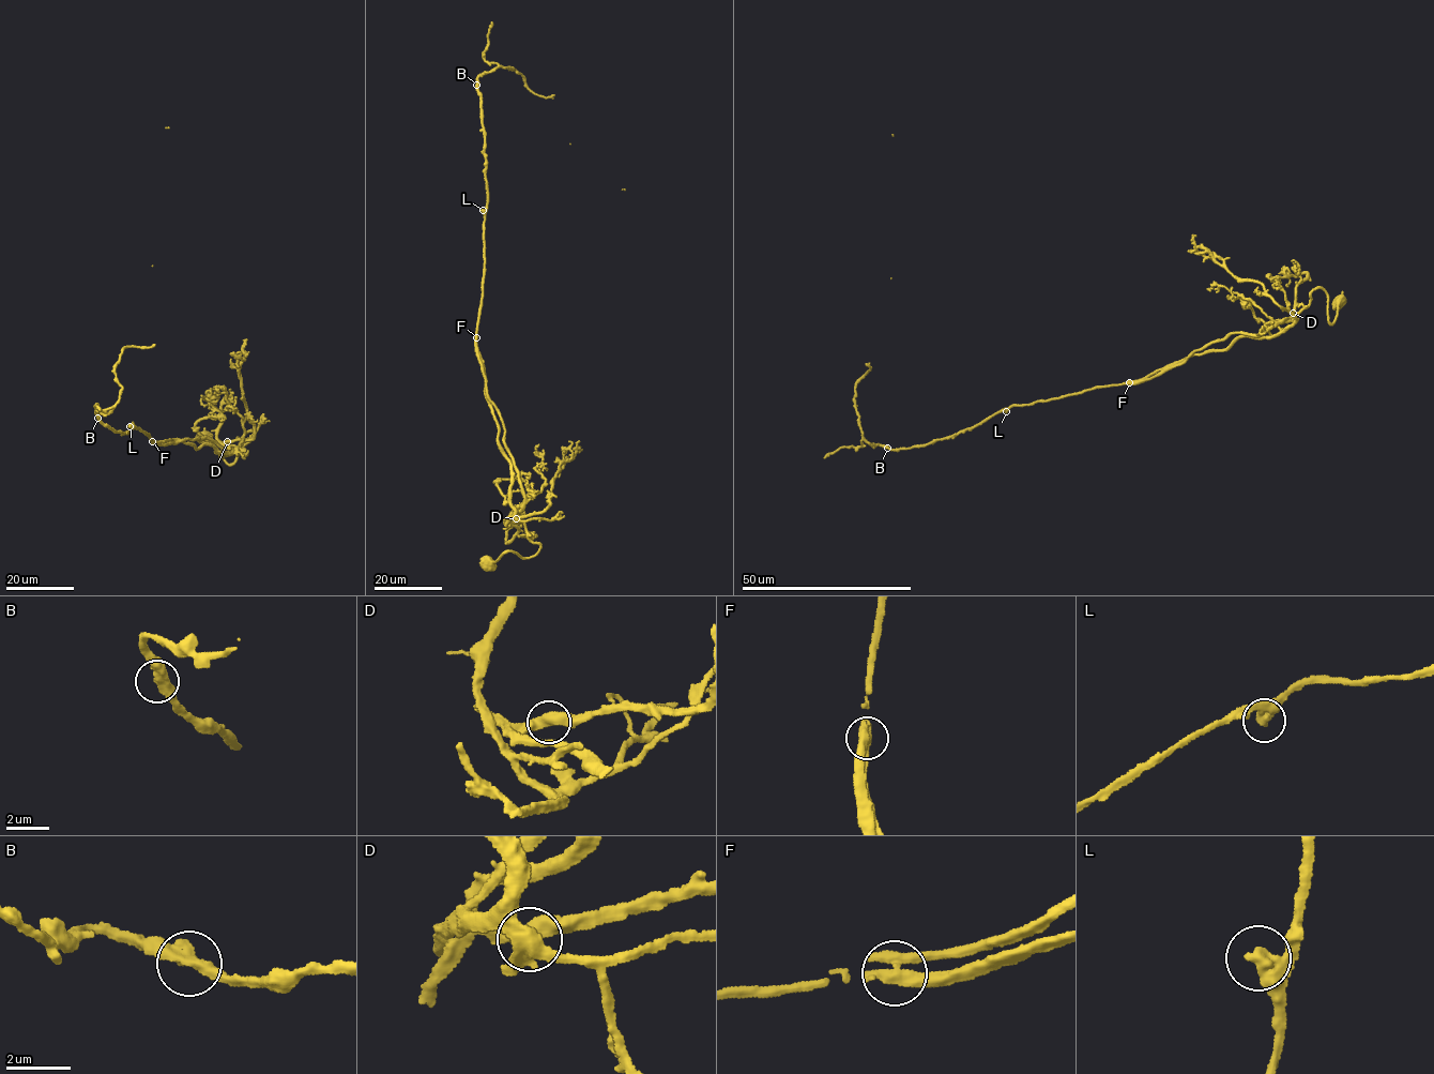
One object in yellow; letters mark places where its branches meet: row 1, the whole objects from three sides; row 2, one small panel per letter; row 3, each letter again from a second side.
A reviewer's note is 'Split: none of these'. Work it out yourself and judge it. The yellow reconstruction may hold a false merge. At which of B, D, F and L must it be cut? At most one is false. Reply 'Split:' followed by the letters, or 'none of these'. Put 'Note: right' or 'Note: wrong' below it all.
Split: F
Note: wrong

